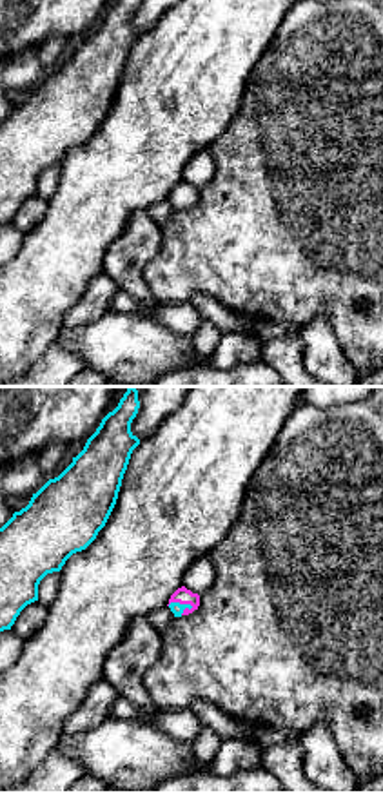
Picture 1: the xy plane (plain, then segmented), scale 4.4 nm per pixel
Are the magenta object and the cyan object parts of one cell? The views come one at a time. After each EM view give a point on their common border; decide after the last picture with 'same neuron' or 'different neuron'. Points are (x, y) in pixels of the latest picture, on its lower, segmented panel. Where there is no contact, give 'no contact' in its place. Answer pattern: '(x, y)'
(180, 603)

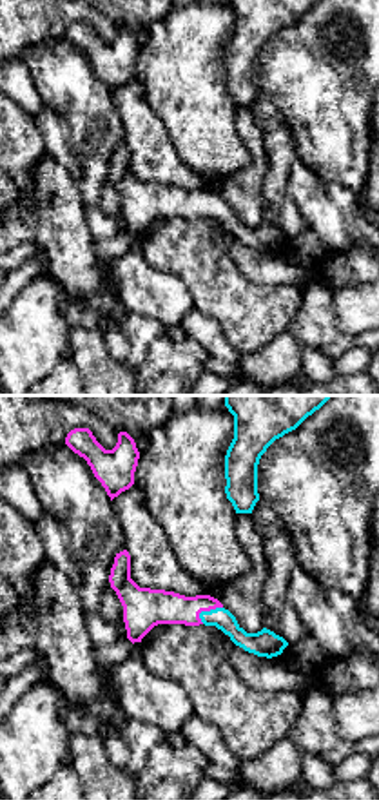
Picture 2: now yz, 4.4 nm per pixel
(207, 610)

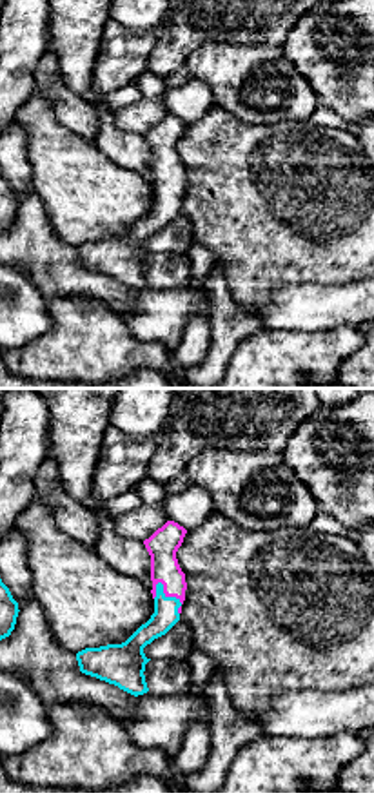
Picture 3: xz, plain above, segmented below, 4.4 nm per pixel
(173, 596)

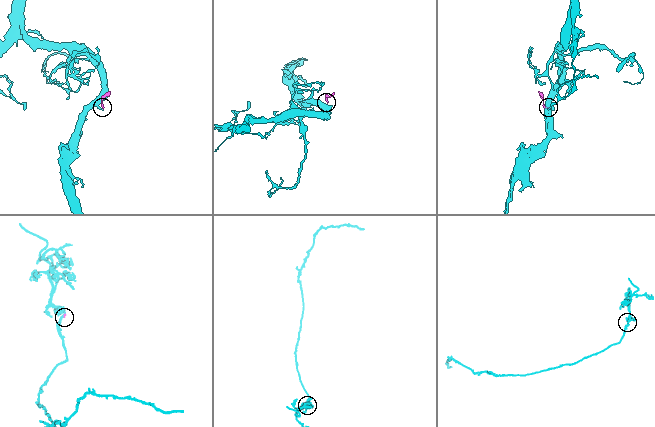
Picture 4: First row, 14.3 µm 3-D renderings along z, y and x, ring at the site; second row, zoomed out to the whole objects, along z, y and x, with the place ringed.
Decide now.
same neuron

